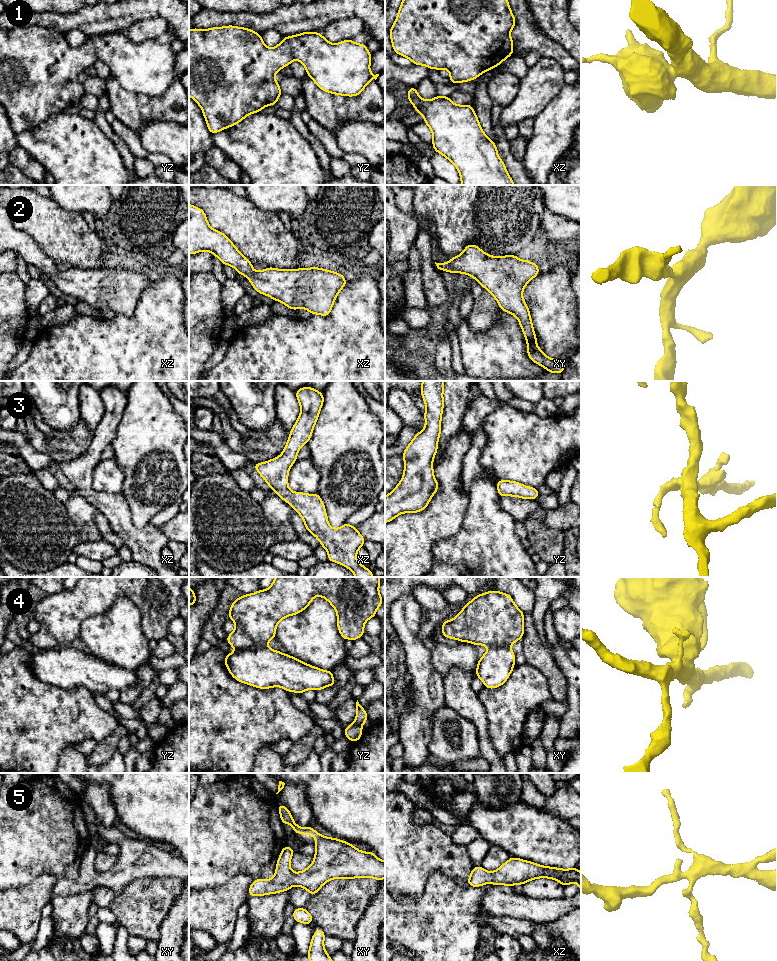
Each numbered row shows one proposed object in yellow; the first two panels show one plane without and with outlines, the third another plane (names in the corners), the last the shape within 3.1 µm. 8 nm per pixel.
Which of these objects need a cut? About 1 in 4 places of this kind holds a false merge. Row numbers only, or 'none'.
4

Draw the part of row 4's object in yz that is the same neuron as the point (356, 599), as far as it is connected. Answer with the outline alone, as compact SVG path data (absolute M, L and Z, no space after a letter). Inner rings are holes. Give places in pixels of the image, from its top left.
M276 577L267 590L259 590L252 594L242 595L231 605L228 618L234 621L235 630L228 634L226 641L236 650L264 647L275 638L276 626L285 617L299 614L306 609L315 596L325 598L337 612L337 627L341 637L353 641L364 634L365 622L376 616L376 611L383 603L379 594L379 577Z

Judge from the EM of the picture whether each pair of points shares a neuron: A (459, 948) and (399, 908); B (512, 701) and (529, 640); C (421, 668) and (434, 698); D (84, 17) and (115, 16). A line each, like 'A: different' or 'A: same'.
A: same
B: different
C: same
D: same

